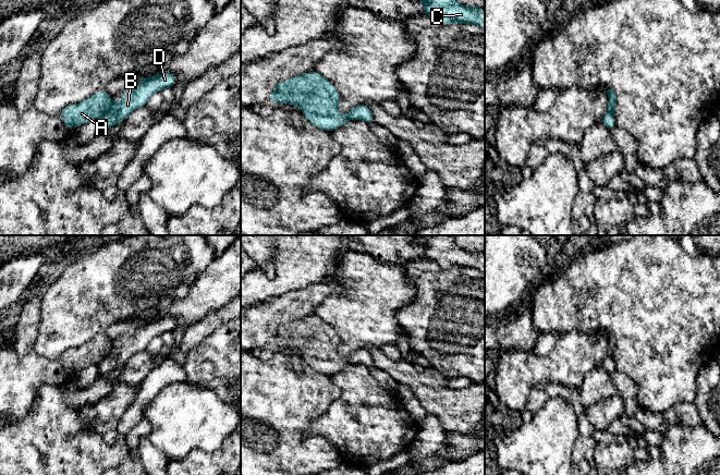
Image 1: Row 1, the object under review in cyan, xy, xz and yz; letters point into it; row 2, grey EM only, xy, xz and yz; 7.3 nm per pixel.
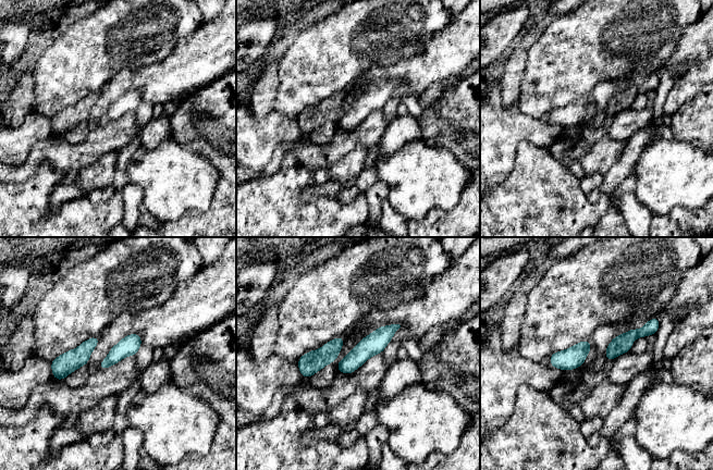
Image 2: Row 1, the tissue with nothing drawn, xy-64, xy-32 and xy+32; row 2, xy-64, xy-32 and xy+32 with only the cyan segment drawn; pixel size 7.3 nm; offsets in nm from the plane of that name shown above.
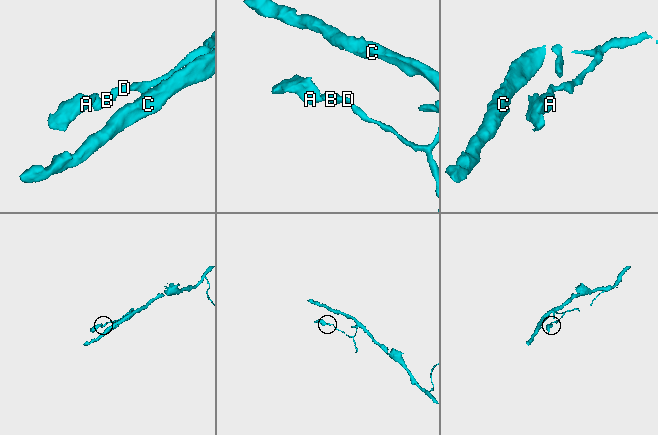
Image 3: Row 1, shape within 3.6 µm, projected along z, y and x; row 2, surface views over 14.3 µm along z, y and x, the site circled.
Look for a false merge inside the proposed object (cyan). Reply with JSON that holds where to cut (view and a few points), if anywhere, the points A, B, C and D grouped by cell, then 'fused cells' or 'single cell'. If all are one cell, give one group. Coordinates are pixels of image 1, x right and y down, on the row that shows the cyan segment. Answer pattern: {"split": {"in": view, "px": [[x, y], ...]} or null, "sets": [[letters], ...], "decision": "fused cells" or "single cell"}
{"split": {"in": "xy", "px": [[111, 102], [111, 106], [97, 121]]}, "sets": [["A"], ["B", "C", "D"]], "decision": "fused cells"}

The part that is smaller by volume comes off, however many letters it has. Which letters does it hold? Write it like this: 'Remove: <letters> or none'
Remove: A

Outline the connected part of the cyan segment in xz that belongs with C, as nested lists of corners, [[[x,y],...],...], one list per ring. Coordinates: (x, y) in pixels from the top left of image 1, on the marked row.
[[[420,0],[424,4],[424,14],[437,19],[441,24],[472,24],[485,29],[485,9],[468,8],[457,0]]]

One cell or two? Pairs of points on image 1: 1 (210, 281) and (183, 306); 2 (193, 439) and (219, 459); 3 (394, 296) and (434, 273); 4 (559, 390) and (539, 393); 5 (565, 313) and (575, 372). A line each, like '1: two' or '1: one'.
1: one
2: two
3: two
4: one
5: two

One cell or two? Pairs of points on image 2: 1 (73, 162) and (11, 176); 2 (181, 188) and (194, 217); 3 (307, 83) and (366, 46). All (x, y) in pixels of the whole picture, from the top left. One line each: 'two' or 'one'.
1: one
2: two
3: one

